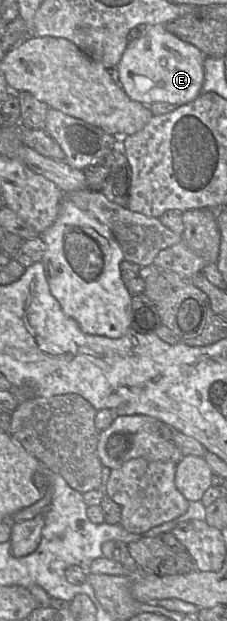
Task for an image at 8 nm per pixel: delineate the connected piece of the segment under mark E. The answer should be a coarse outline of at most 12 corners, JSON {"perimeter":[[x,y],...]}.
{"perimeter":[[149,25],[117,82],[146,106],[202,93],[201,50]]}

